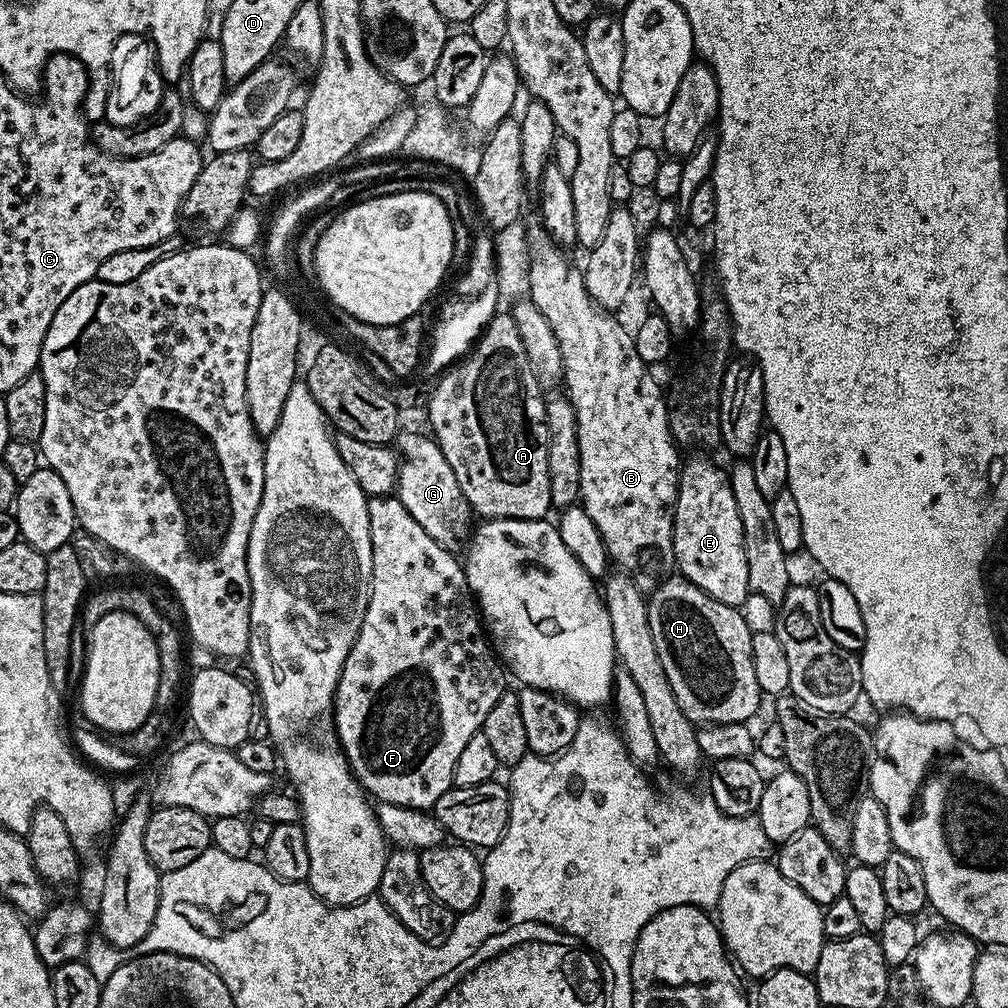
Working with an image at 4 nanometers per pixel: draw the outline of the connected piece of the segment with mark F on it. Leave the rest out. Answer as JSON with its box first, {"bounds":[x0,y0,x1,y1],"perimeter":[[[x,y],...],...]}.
{"bounds":[334,495,506,809],"perimeter":[[[395,495],[374,496],[368,502],[368,517],[370,518],[370,542],[372,543],[372,593],[368,595],[366,614],[362,618],[362,626],[354,646],[344,663],[344,669],[336,687],[334,701],[334,717],[336,716],[336,736],[338,747],[348,760],[360,787],[369,797],[375,798],[382,804],[397,804],[407,808],[435,809],[438,798],[446,794],[453,787],[454,766],[458,762],[458,754],[470,742],[475,732],[481,731],[486,722],[486,714],[494,710],[494,702],[506,690],[504,676],[506,668],[498,659],[489,637],[486,635],[485,625],[478,611],[478,605],[468,590],[468,579],[464,573],[463,563],[453,553],[447,552],[438,542],[434,542],[426,530],[411,517],[406,506]]]}

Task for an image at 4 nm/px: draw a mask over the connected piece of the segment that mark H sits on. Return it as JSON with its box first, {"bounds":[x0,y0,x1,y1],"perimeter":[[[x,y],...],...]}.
{"bounds":[646,574,762,726],"perimeter":[[[679,574],[669,575],[660,581],[660,584],[650,593],[646,600],[648,617],[650,618],[650,634],[654,634],[654,647],[658,649],[658,658],[662,658],[662,667],[666,670],[666,678],[670,678],[670,690],[674,690],[674,698],[678,698],[678,706],[682,706],[682,714],[690,718],[693,724],[703,726],[706,724],[743,724],[752,715],[762,708],[762,693],[758,686],[758,678],[754,678],[754,658],[752,657],[752,634],[746,624],[740,608],[732,608],[728,604],[710,598],[698,586],[691,584],[687,578]]]}

